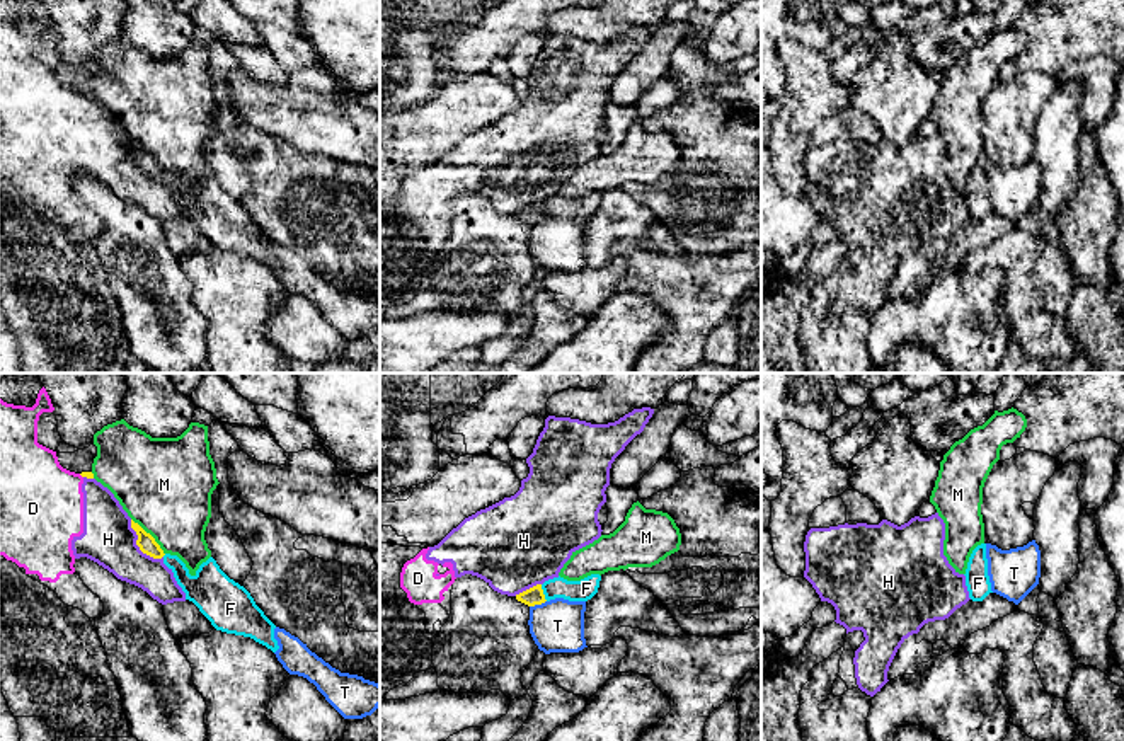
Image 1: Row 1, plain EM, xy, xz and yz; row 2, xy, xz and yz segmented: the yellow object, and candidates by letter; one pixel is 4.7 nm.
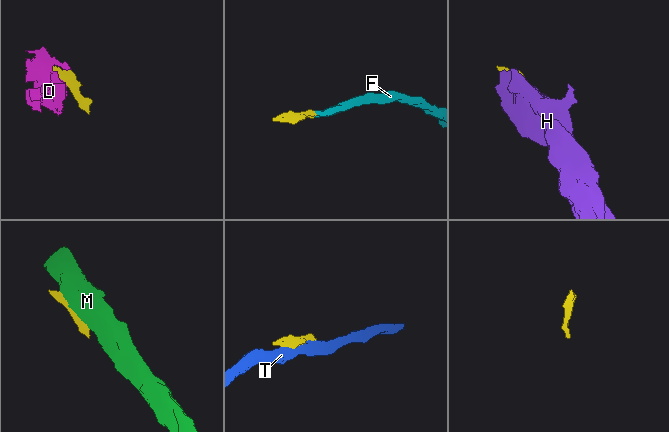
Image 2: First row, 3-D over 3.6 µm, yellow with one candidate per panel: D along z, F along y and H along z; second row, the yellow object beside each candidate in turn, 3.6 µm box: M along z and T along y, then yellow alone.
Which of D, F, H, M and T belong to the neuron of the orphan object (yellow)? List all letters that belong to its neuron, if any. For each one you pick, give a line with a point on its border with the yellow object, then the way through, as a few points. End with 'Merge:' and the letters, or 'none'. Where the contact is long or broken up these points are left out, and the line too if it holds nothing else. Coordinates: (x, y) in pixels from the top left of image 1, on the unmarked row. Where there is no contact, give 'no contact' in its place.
F: meets yellow in xz at (542, 212); runs through xz (532, 215), (542, 212), (586, 206)
Merge: F

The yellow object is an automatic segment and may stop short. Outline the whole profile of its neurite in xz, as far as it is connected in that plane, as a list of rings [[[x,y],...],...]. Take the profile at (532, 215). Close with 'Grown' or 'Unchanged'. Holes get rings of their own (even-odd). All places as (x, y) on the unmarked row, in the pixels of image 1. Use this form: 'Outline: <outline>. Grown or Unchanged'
Outline: [[[591,192],[581,199],[567,199],[559,194],[516,213],[516,218],[528,225],[542,223],[555,216],[588,220],[598,211],[599,199],[599,192]]]. Grown

